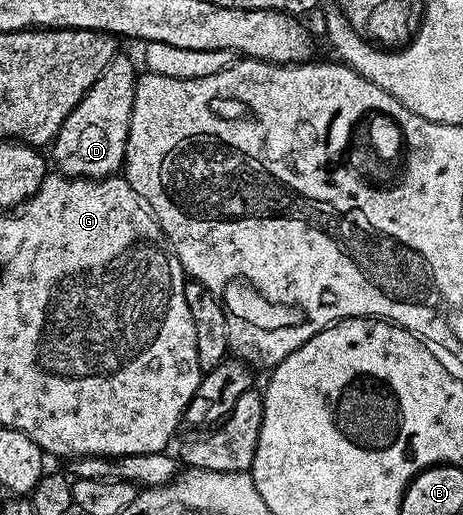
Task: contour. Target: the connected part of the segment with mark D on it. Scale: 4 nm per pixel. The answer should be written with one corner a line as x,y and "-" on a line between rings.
117,55
101,71
97,83
89,87
81,103
73,107
69,119
61,123
61,131
50,146
49,157
58,172
65,177
98,179
114,177
124,168
136,80
134,63
123,55

